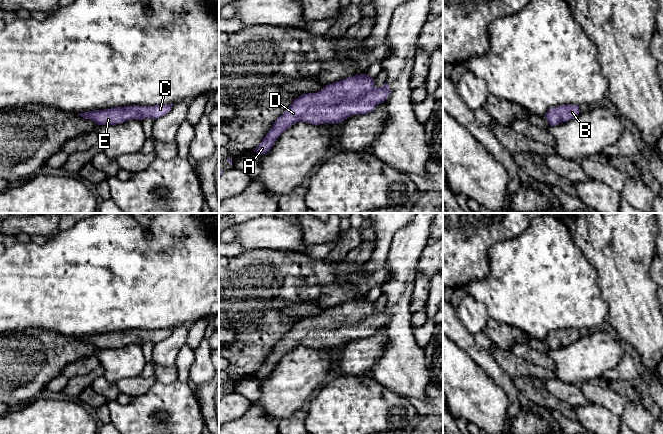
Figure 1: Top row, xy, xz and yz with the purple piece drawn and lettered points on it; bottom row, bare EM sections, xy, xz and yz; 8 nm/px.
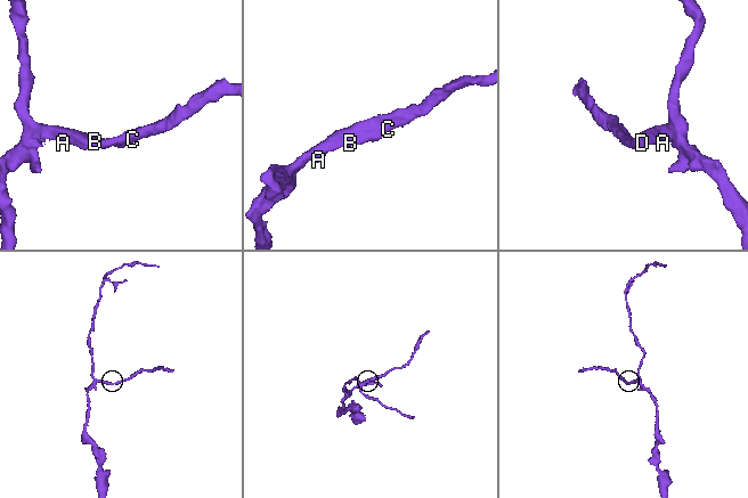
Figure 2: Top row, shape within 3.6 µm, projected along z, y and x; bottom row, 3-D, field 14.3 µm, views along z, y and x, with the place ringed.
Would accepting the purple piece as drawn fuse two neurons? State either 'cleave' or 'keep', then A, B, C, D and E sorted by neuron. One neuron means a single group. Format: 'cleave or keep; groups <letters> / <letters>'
keep; groups A B C D E

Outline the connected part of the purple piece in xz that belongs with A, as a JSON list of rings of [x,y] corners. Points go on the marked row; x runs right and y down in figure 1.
[[[366,74],[328,84],[316,93],[302,94],[277,118],[254,152],[259,155],[269,152],[278,137],[297,122],[313,125],[341,123],[352,115],[372,112],[390,94],[388,83],[376,88],[374,78]]]

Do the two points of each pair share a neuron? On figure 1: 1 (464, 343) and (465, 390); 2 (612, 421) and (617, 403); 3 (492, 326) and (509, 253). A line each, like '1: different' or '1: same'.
1: different
2: different
3: different

